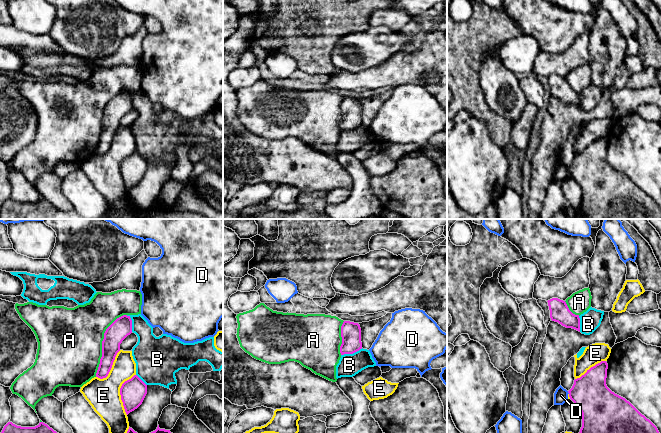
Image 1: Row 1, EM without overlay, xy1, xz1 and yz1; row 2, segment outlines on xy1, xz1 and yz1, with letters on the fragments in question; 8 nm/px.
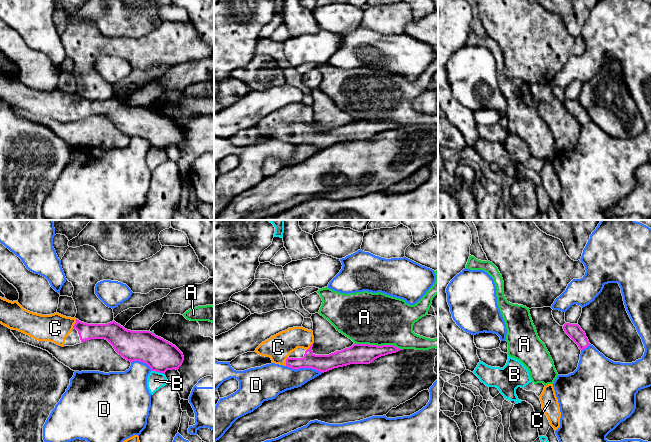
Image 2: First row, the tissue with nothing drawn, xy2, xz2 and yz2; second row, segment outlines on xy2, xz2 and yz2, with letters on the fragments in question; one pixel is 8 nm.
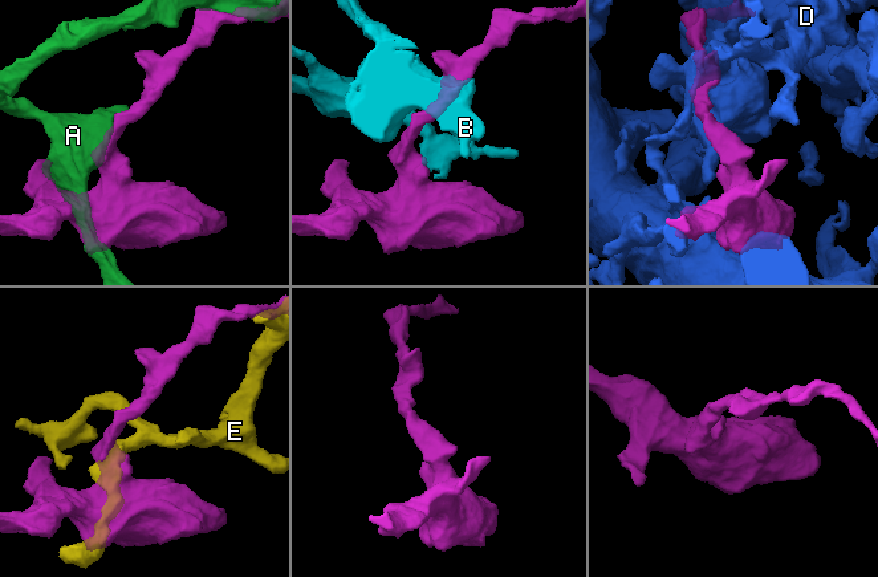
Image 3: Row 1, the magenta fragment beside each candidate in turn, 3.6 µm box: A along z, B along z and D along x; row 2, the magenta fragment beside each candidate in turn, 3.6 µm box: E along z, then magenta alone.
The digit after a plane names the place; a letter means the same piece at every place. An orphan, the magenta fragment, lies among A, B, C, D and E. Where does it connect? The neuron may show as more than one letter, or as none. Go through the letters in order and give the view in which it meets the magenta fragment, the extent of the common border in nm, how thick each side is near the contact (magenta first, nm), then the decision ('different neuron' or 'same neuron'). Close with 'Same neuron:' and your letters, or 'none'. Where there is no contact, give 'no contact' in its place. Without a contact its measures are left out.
A: meets magenta in xy1; contact 550 nm long; 160 nm thick on the magenta side, 500 nm on the other; different neuron
B: meets magenta in xz1; contact 190 nm long; 160 nm thick on the magenta side, 180 nm on the other; different neuron
C: meets magenta in xy2; contact 80 nm long; 130 nm thick on the magenta side, 220 nm on the other; same neuron
D: meets magenta in xz2; contact 300 nm long; 140 nm thick on the magenta side, 240 nm on the other; different neuron
E: meets magenta in xy1; contact 340 nm long; 200 nm thick on the magenta side, 260 nm on the other; different neuron
Same neuron: C

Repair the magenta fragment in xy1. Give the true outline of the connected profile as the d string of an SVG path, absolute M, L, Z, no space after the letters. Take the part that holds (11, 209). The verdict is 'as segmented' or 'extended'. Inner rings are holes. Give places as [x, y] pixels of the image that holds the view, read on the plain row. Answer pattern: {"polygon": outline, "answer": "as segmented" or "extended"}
{"polygon": "M8 198L1 210L0 219L83 219L74 209L62 211L47 200L40 198L35 203L21 203Z", "answer": "as segmented"}

